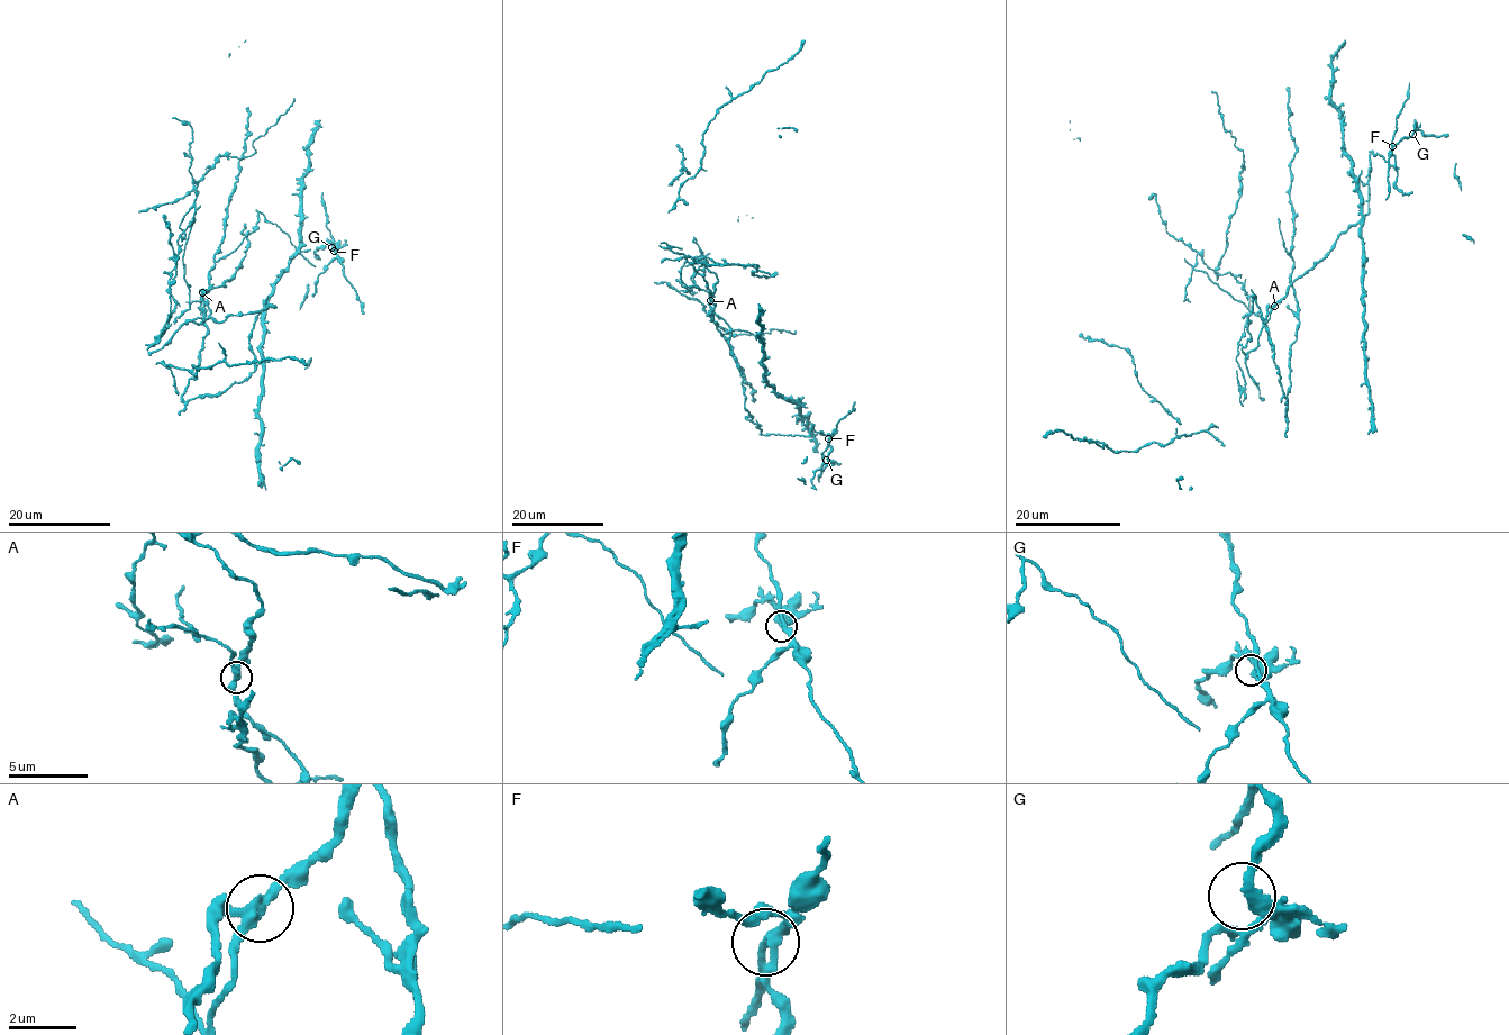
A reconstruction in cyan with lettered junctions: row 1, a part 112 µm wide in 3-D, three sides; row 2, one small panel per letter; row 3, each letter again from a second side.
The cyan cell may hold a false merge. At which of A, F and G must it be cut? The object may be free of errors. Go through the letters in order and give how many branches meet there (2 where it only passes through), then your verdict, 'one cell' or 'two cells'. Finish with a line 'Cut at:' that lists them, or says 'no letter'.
A: branches 3; two cells
F: branches 3; one cell
G: branches 3; one cell
Cut at: A

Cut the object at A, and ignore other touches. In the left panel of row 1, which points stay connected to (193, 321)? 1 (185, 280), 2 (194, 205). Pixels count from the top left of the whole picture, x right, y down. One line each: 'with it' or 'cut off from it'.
1: cut off from it
2: cut off from it

